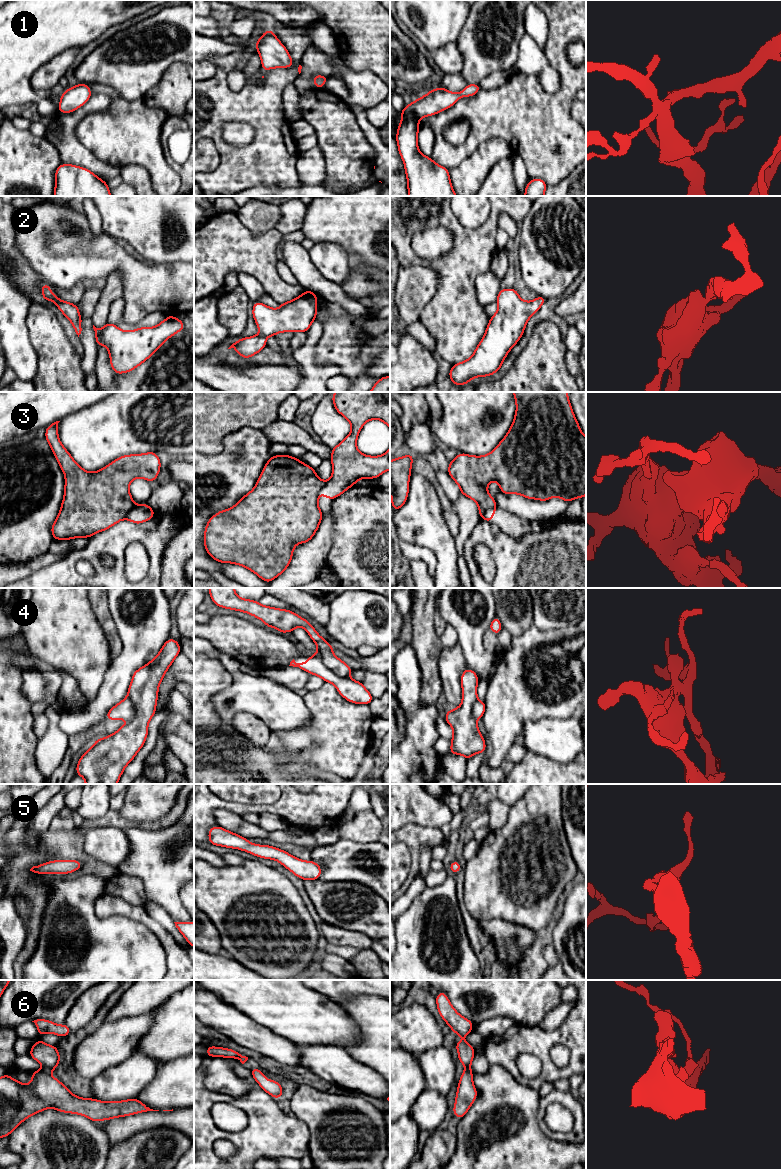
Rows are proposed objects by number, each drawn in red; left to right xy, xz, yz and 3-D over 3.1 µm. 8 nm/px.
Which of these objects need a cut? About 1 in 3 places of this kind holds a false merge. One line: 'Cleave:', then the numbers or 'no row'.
Cleave: 4, 6

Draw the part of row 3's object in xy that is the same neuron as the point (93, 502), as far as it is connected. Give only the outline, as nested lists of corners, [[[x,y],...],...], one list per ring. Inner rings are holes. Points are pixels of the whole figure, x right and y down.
[[[56,421],[46,427],[45,439],[65,475],[64,498],[60,512],[51,526],[54,540],[70,540],[105,531],[127,519],[135,524],[141,524],[154,517],[155,511],[148,504],[137,504],[129,491],[130,483],[136,478],[154,482],[160,473],[161,461],[156,452],[124,455],[95,472],[85,471],[72,458],[68,450],[58,438],[58,423]]]

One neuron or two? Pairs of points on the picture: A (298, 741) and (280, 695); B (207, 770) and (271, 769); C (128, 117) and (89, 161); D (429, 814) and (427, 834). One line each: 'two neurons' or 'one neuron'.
A: two neurons
B: one neuron
C: two neurons
D: two neurons

